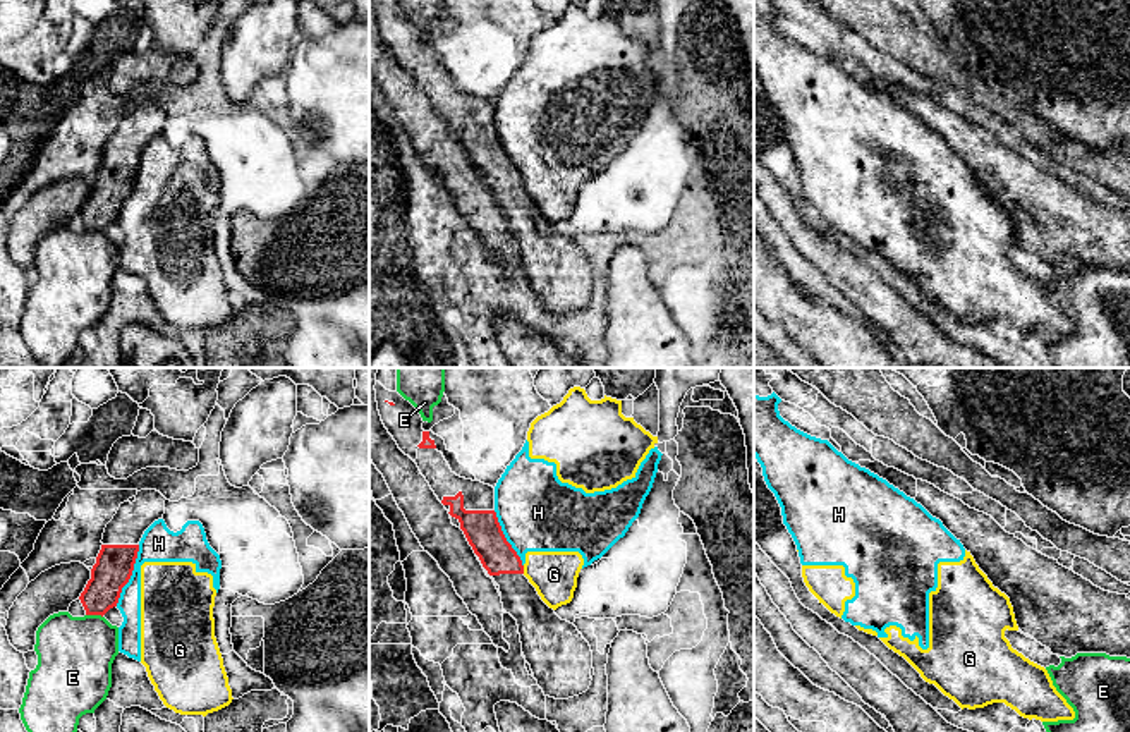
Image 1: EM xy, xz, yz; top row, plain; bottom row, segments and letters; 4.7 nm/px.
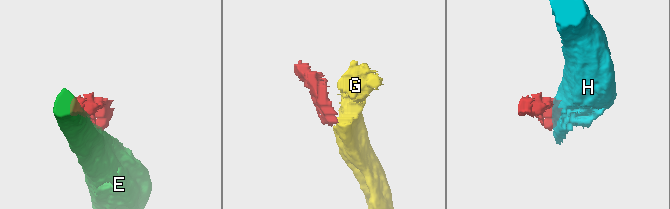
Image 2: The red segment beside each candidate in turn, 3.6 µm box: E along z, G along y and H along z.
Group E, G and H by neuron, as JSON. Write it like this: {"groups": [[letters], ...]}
{"groups": [["E"], ["G", "H"]]}

